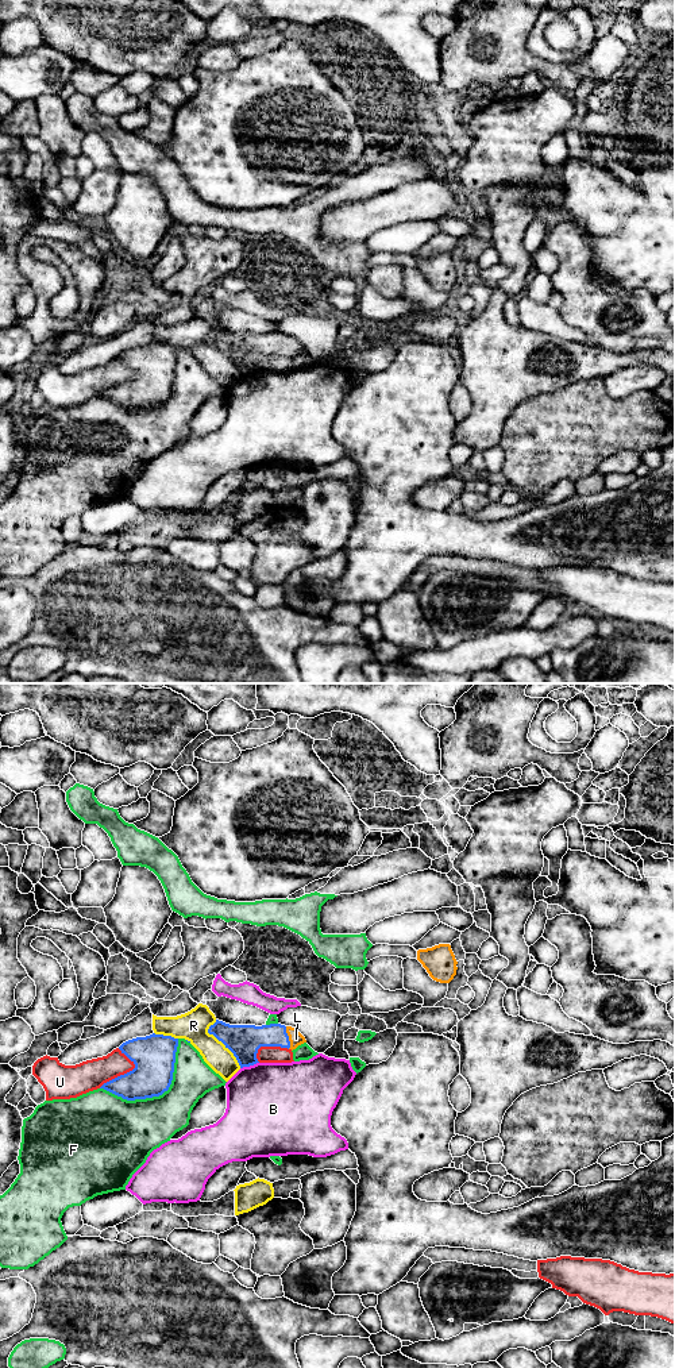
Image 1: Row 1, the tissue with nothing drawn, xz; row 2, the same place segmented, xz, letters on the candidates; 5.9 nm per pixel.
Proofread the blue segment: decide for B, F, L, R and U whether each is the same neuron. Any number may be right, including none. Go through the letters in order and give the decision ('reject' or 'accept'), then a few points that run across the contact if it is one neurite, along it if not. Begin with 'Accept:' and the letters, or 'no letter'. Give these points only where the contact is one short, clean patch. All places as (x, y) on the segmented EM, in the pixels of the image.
Accept: L
B: reject; line xz (258, 1062), (240, 1068)
F: reject
L: accept; line xz (246, 1040), (250, 1037), (288, 1037), (296, 1039)
R: reject
U: reject

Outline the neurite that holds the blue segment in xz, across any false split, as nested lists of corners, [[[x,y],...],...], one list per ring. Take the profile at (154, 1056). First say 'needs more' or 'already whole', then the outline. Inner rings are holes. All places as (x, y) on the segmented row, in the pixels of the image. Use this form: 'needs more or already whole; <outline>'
already whole; [[[155,1033],[123,1043],[119,1049],[135,1068],[100,1088],[127,1101],[162,1095],[173,1080],[177,1047],[178,1038]]]

